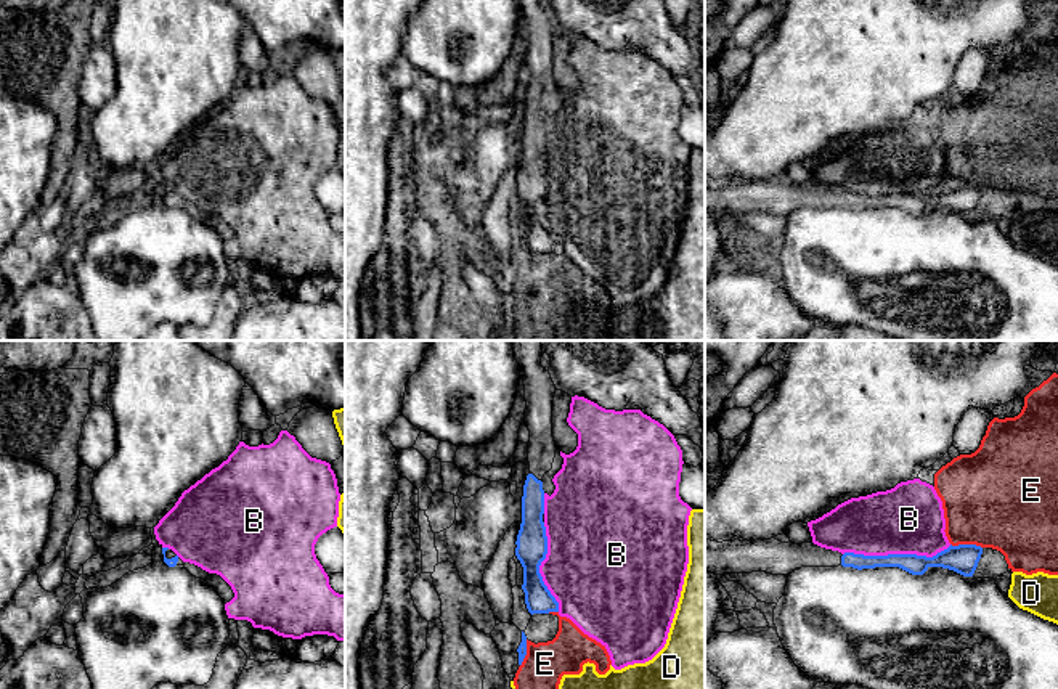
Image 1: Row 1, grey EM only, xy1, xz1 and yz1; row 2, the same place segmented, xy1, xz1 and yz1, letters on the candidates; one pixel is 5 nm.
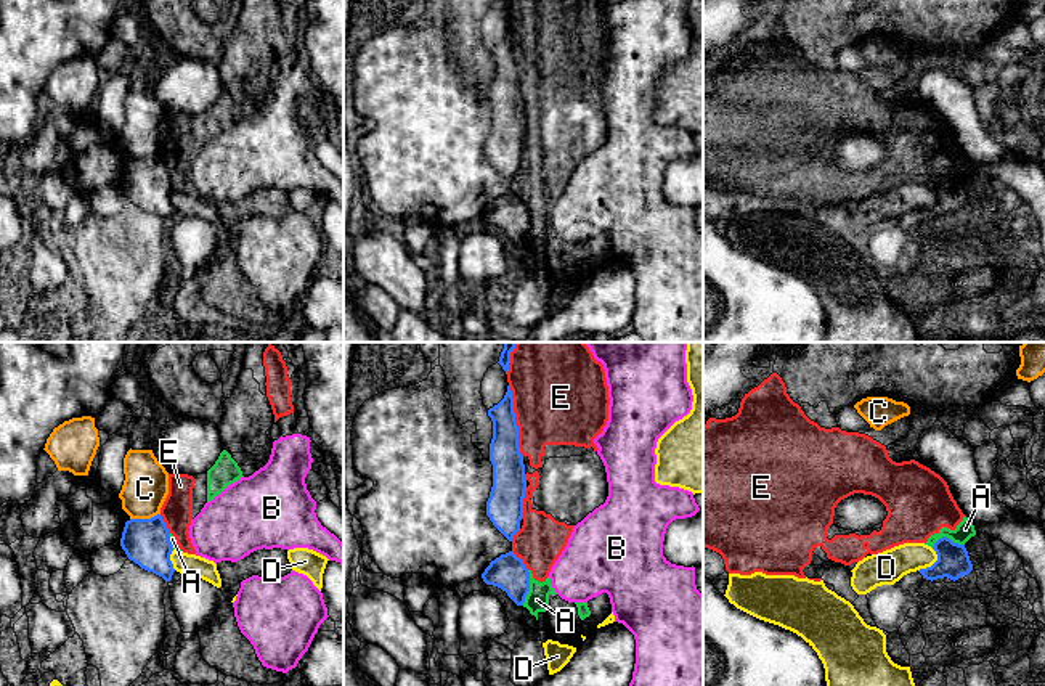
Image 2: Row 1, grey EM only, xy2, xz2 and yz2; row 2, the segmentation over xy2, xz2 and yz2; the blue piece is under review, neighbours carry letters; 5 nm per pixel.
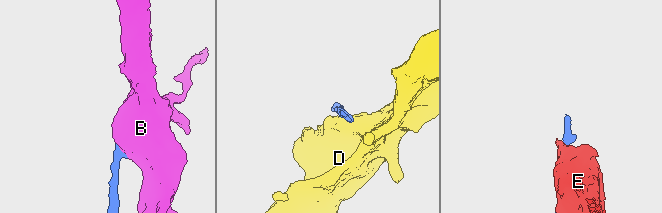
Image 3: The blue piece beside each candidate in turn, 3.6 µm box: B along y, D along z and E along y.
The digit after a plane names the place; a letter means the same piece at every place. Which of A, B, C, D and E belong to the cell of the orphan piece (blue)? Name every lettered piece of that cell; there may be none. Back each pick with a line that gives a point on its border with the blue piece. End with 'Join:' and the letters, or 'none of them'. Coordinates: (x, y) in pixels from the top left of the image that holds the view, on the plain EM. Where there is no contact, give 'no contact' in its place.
Join: none of them

